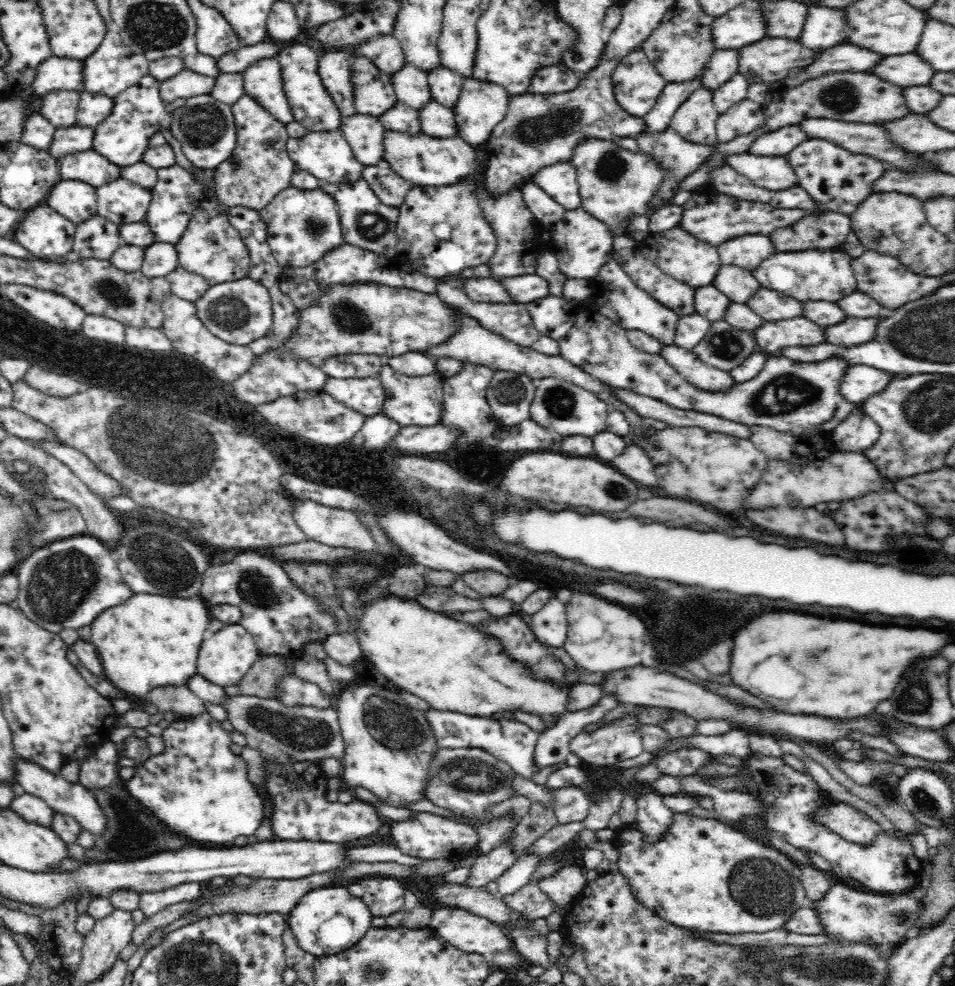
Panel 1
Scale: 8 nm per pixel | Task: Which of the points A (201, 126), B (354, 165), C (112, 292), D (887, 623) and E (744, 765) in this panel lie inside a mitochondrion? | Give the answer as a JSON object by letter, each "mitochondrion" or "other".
{"A":"mitochondrion","B":"other","C":"mitochondrion","D":"other","E":"other"}

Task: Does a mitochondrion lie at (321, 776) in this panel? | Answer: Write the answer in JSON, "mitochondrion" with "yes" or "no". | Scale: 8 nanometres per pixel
{"mitochondrion":"no"}

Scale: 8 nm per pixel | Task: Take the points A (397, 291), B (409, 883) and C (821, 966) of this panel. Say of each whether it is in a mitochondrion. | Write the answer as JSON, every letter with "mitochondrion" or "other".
{"A":"other","B":"other","C":"mitochondrion"}

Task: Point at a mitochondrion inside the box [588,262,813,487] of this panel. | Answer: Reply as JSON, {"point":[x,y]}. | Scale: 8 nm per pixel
{"point":[726,346]}

